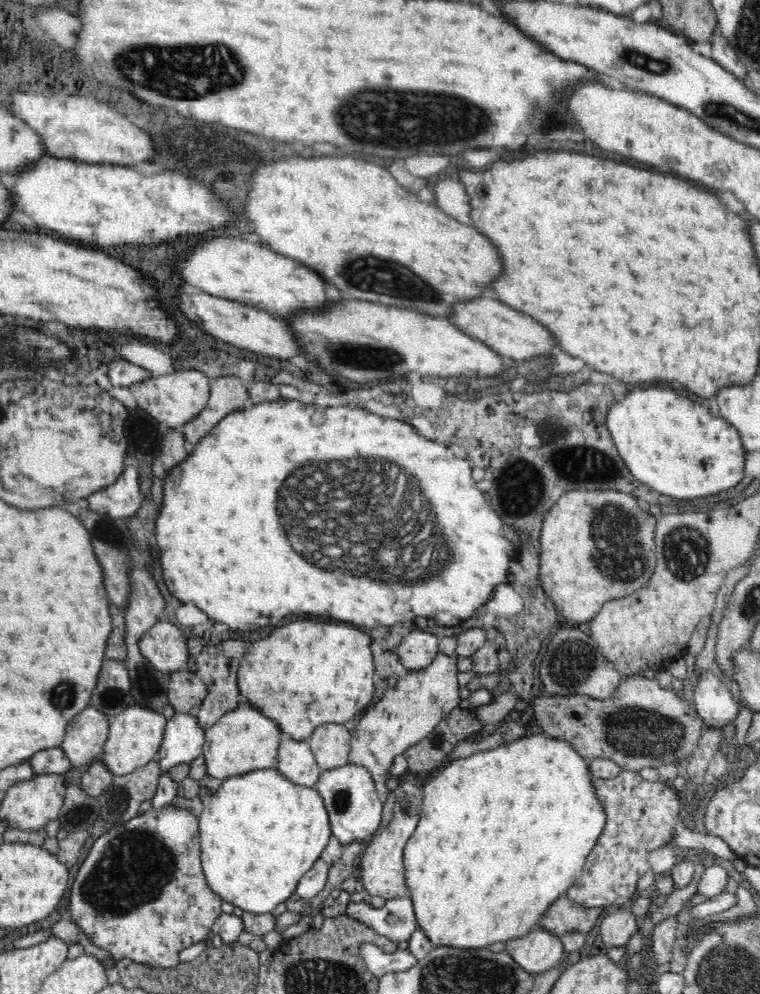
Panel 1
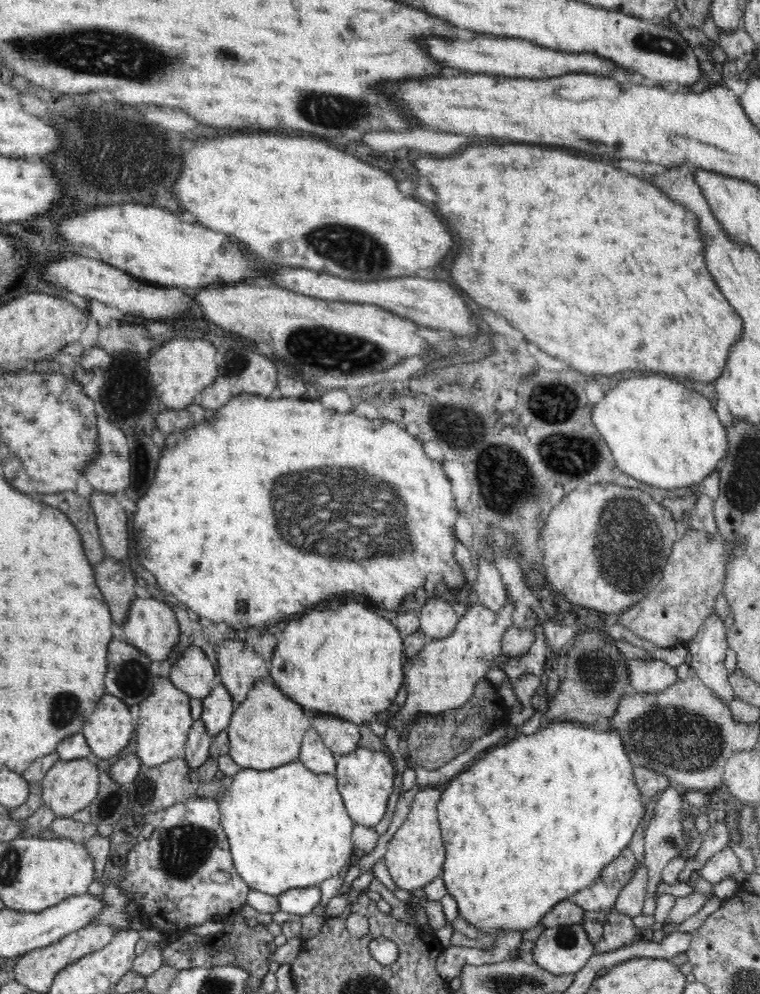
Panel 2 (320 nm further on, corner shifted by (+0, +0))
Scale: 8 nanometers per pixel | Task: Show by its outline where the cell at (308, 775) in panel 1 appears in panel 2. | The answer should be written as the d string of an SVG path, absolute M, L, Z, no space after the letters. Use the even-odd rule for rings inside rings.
M311 726L306 730L298 760L304 763L304 766L314 773L328 773L334 775L336 772L337 756L326 747L318 731Z

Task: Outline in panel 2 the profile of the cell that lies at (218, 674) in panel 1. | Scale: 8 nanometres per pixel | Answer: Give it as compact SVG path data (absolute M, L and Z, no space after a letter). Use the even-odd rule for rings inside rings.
M218 639L218 680L230 692L234 706L242 703L249 696L250 689L253 684L258 680L270 680L269 674L269 661L265 661L251 648L245 641L227 641Z

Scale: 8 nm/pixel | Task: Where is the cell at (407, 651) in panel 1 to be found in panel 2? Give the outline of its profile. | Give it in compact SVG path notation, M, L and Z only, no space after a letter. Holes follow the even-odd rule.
M430 595L419 612L419 631L424 632L428 640L440 640L450 636L458 619L451 602Z

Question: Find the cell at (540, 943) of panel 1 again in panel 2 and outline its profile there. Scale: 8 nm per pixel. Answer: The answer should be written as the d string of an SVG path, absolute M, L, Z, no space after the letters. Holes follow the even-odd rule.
M583 923L546 927L531 950L533 960L555 975L577 973L594 954Z

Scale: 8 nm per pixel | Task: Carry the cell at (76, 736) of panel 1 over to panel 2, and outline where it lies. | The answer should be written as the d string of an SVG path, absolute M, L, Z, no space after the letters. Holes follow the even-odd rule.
M106 694L85 718L82 735L96 759L120 754L128 746L135 728L135 710L120 698Z

